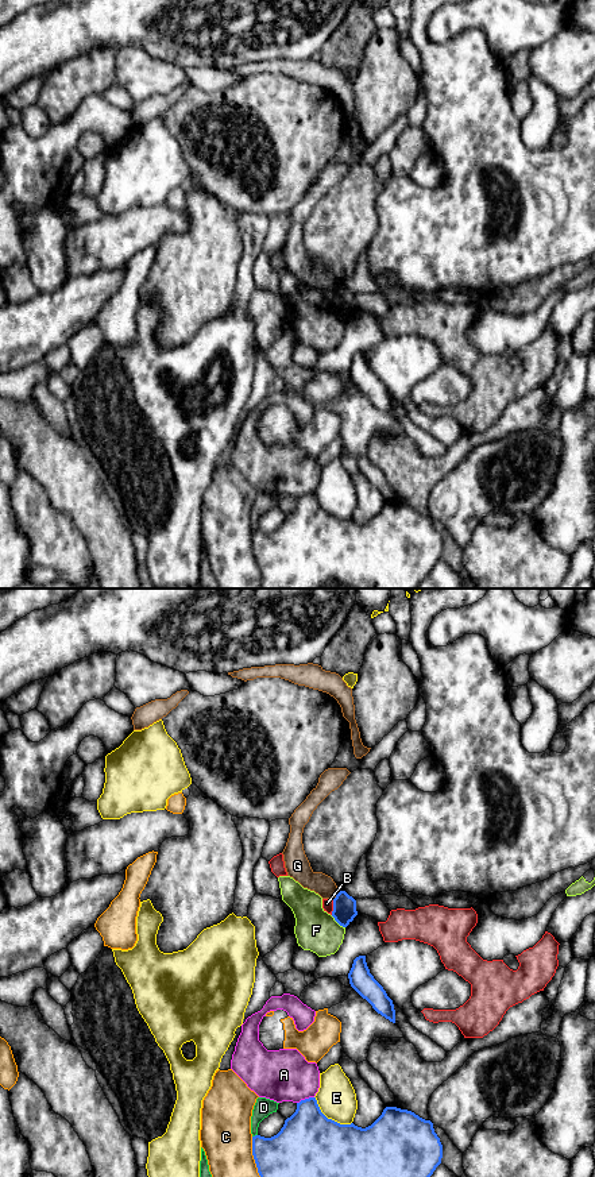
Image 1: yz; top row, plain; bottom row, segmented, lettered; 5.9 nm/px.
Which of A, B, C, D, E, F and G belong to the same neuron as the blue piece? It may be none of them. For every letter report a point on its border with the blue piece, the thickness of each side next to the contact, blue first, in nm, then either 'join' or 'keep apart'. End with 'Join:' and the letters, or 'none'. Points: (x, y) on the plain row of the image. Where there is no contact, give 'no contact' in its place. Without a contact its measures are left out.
A: meets blue in yz at (305, 494); 360 nm thick on the blue side, 320 nm on the other; keep apart
B: meets blue in yz at (333, 303); 140 nm thick on the blue side, 60 nm on the other; keep apart
C: meets blue in yz at (257, 560); 480 nm thick on the blue side, 300 nm on the other; keep apart
D: meets blue in yz at (255, 531); 360 nm thick on the blue side, 110 nm on the other; keep apart
E: meets blue in yz at (329, 514); 500 nm thick on the blue side, 240 nm on the other; keep apart
F: meets blue in yz at (337, 317); 140 nm thick on the blue side, 260 nm on the other; keep apart
G: meets blue in yz at (336, 290); 140 nm thick on the blue side, 130 nm on the other; keep apart
Join: none

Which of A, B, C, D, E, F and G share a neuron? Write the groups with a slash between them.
A / B / C / D G / E / F

